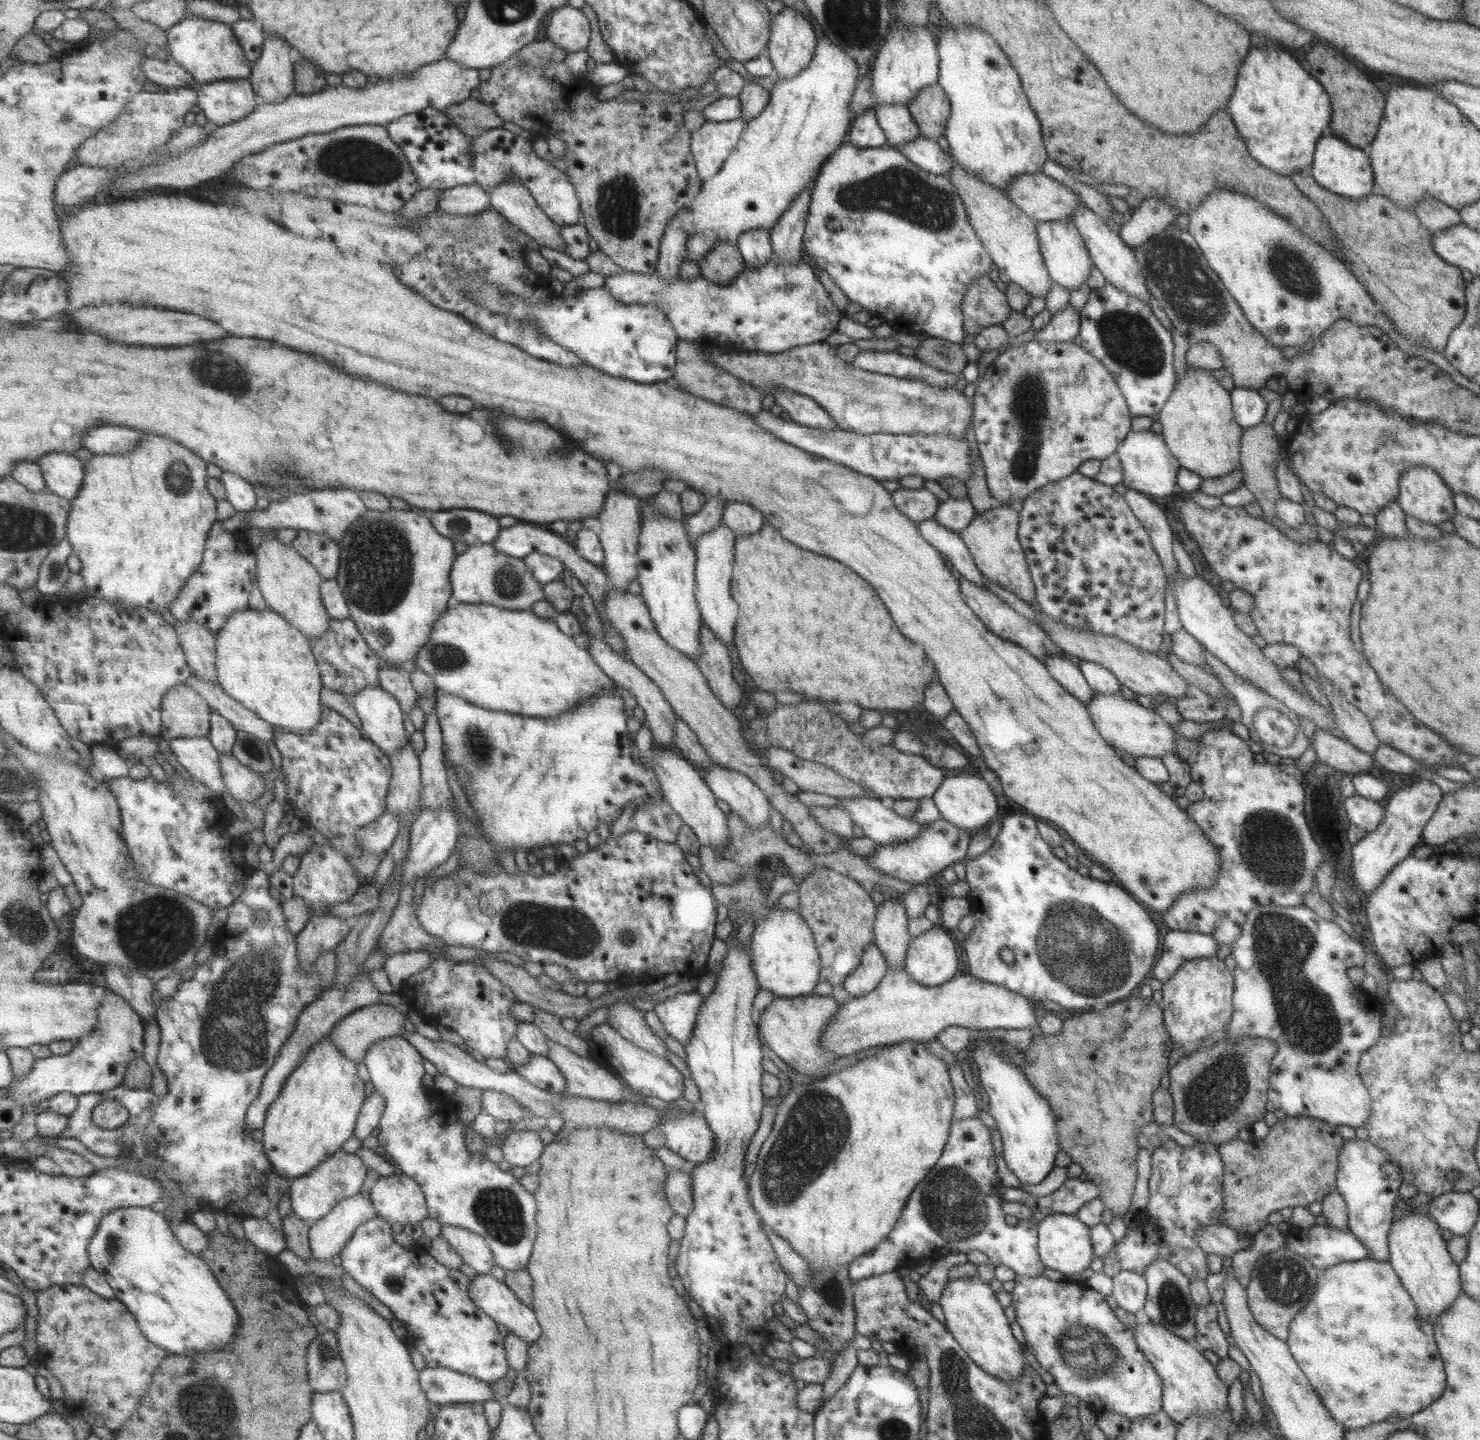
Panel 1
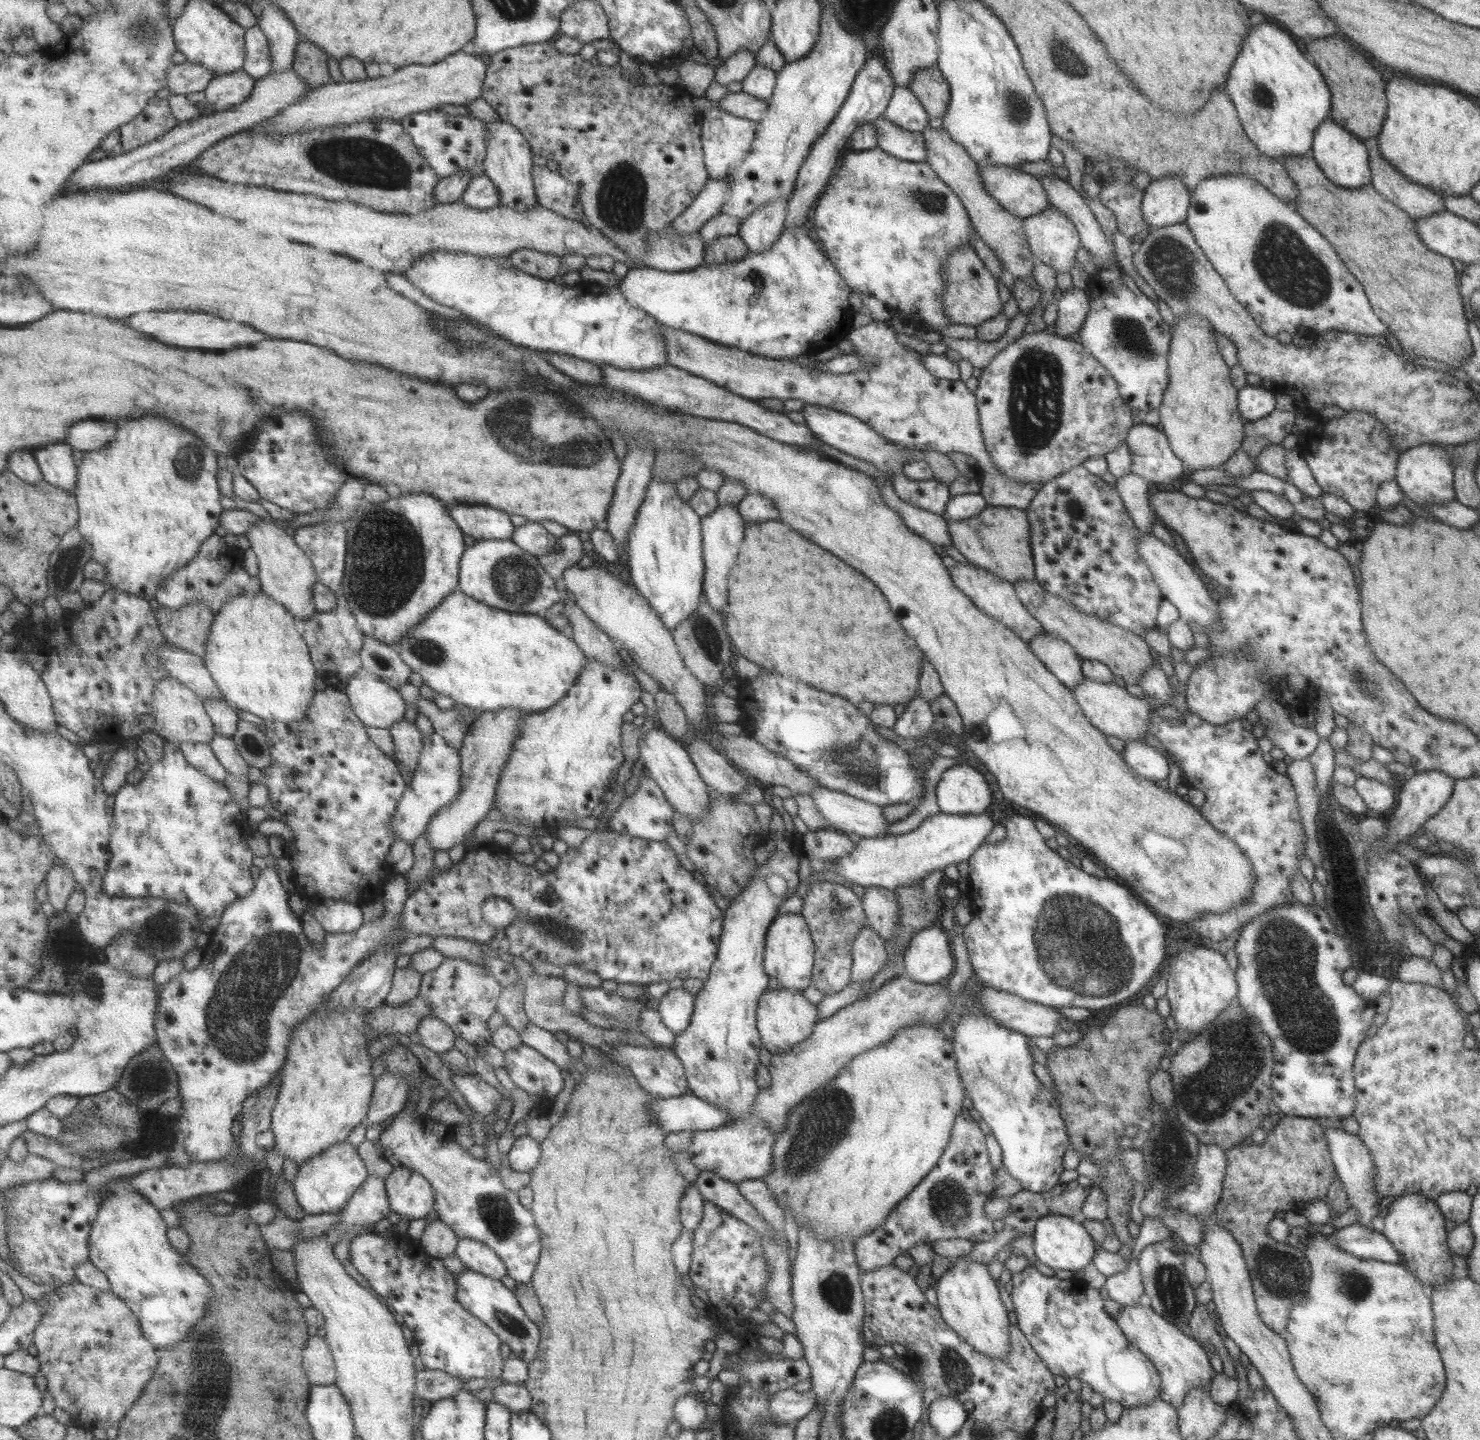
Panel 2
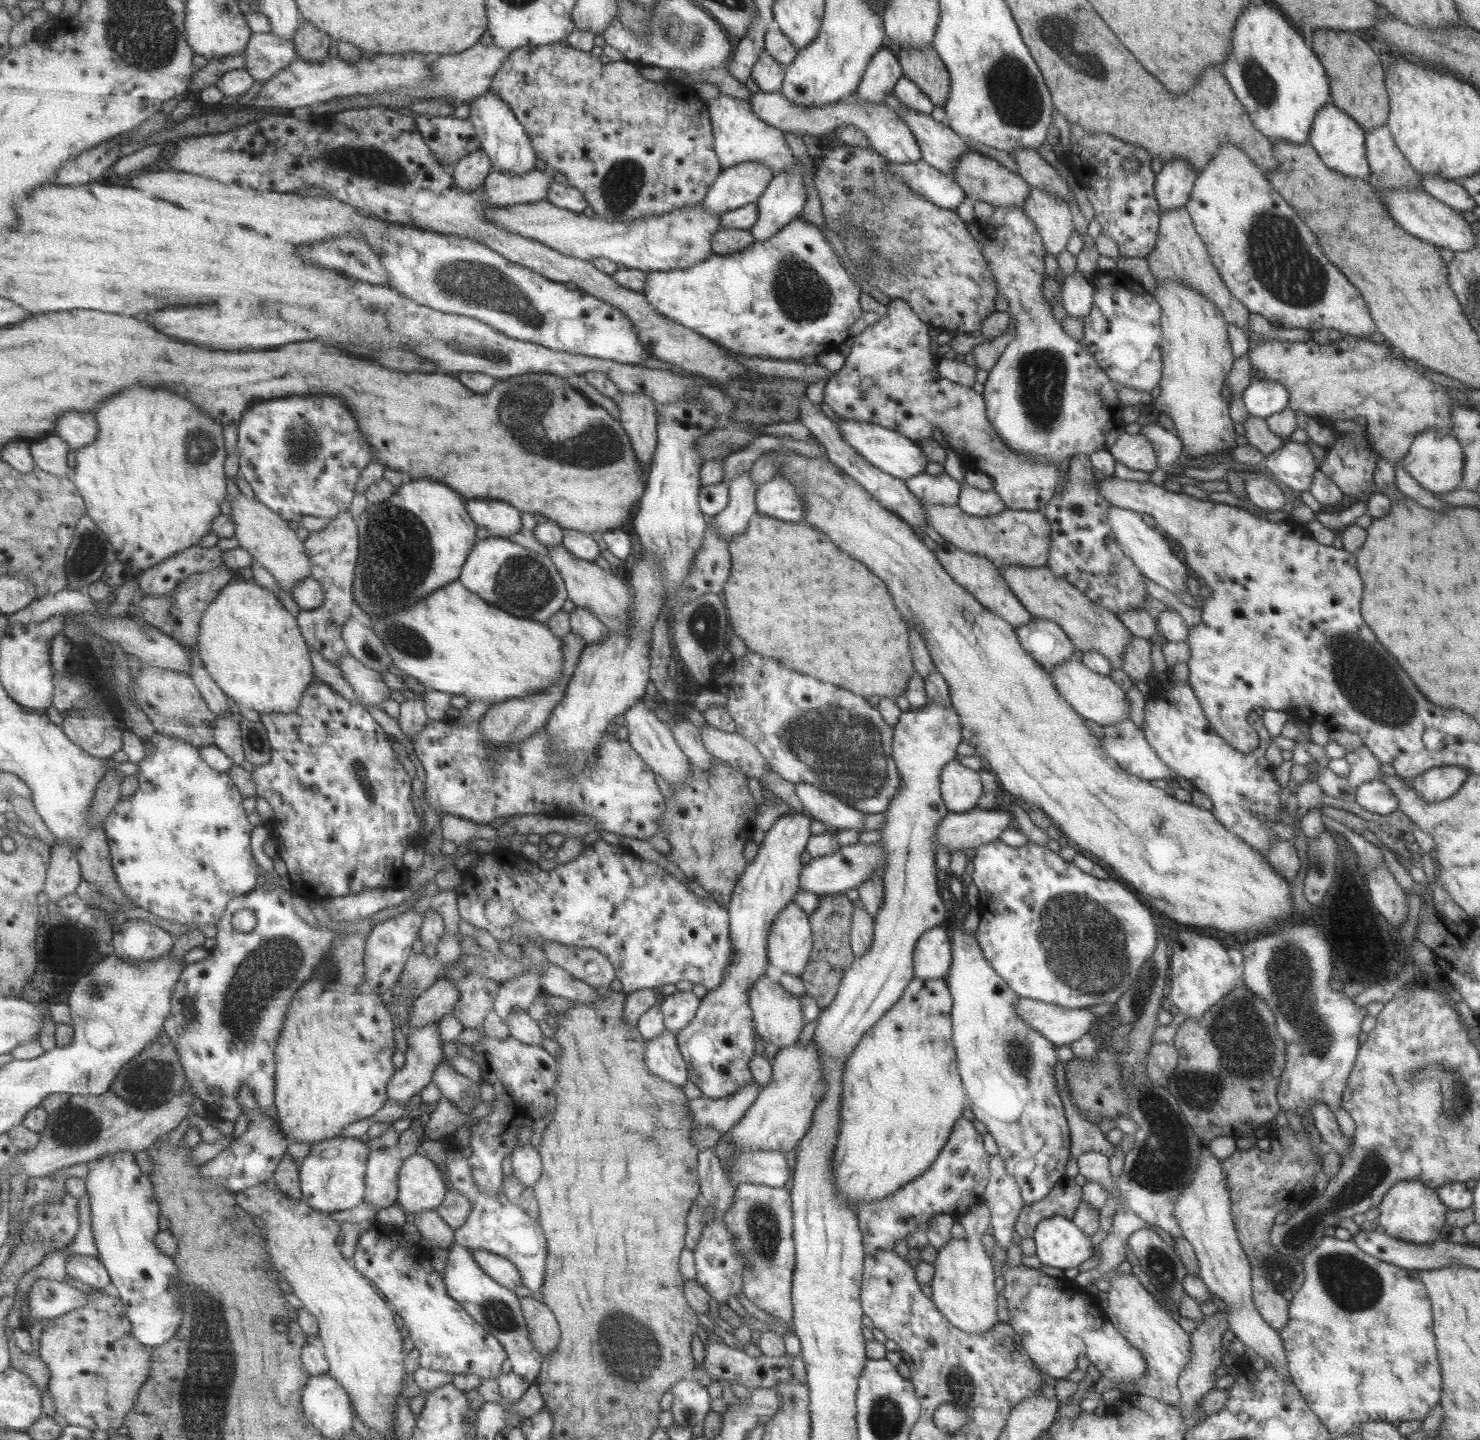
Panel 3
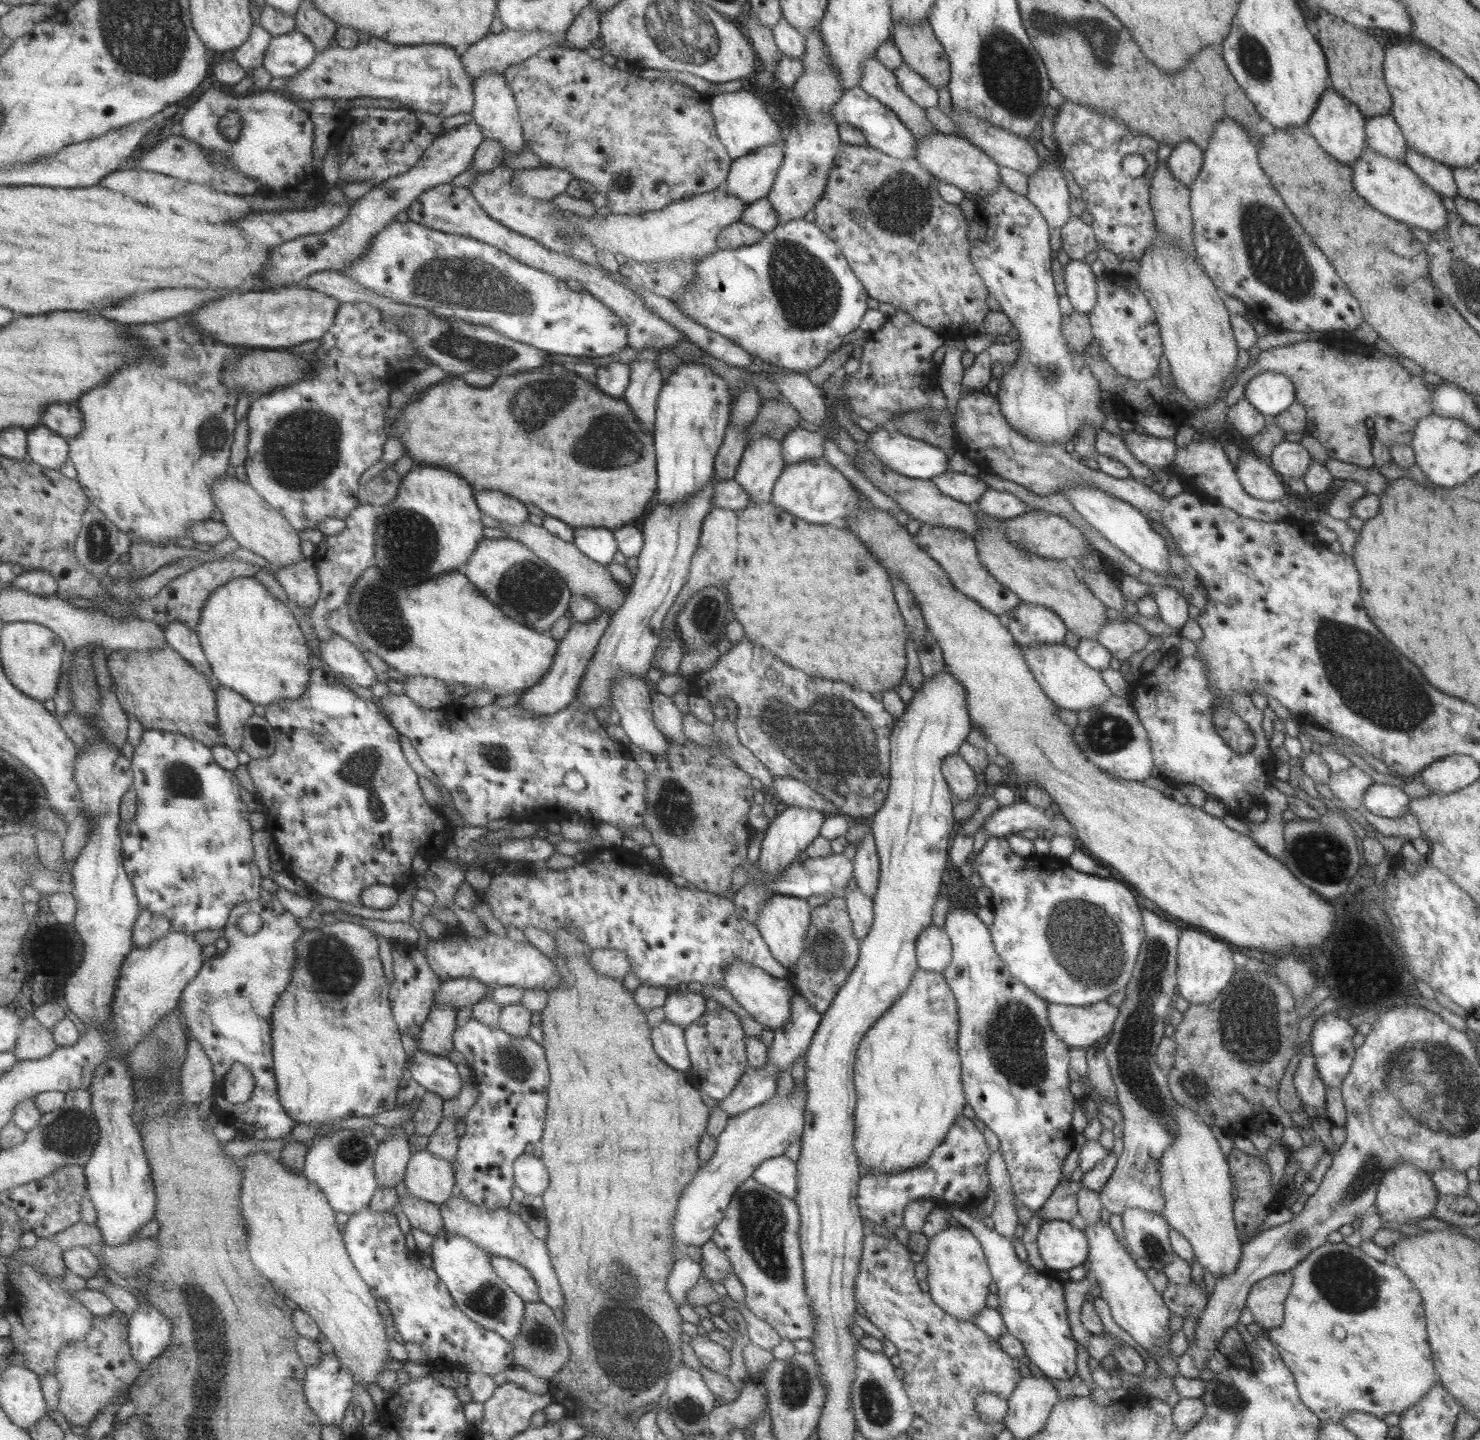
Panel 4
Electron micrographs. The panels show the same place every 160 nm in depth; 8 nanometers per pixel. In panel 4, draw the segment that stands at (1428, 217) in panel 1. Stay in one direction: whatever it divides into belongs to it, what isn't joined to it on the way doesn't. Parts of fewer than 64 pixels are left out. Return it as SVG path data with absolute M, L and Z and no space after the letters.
M1391 114L1367 118L1364 126L1365 146L1383 158L1404 162L1406 142Z

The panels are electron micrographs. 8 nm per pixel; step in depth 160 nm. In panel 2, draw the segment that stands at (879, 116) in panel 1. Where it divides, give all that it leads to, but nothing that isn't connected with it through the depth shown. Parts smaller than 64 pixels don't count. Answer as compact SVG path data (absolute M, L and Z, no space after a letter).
M895 86L882 112L885 120L909 132L919 132L928 126L929 117L907 86Z

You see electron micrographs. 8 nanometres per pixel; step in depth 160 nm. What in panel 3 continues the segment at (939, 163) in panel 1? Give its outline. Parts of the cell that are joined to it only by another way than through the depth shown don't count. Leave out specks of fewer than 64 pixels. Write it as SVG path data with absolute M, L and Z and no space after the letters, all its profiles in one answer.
M780 91L751 93L746 100L752 113L763 122L781 131L799 134L809 142L818 139L836 126L856 126L867 137L872 149L892 163L912 163L921 159L920 150L909 127L901 117L883 103L864 102L853 92L843 100L827 106L799 106L786 99Z

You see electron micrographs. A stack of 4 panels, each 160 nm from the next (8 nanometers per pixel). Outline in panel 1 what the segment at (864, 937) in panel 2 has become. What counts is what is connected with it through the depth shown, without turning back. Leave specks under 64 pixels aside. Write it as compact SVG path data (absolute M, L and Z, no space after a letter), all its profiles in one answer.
M872 940L866 944L857 967L845 977L841 985L850 997L865 996L877 986L887 970L885 958Z

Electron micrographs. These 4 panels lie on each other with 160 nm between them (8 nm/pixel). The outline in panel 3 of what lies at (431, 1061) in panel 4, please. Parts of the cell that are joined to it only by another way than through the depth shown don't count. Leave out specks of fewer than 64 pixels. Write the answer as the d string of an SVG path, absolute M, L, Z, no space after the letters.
M441 1064L434 1074L433 1083L441 1094L452 1100L464 1113L475 1110L481 1102L481 1083L474 1082L471 1078L459 1074L448 1065Z

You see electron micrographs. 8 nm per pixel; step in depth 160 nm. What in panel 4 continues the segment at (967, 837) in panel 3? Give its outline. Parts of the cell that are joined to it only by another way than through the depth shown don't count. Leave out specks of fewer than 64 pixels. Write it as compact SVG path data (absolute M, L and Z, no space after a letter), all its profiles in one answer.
M1019 801L1007 806L997 807L991 818L987 818L981 824L989 837L1008 837L1010 834L1019 833L1023 830L1035 832L1055 832L1057 825L1062 823L1061 819L1054 820L1052 813L1048 810L1037 810L1028 802Z

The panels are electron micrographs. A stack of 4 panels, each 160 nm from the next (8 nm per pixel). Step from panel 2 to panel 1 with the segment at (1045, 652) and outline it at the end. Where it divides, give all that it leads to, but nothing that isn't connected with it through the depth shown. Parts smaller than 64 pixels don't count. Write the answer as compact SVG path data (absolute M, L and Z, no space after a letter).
M1060 652L1055 656L1048 656L1043 664L1057 684L1086 706L1095 693L1088 686L1079 667L1065 659L1064 655L1065 653Z

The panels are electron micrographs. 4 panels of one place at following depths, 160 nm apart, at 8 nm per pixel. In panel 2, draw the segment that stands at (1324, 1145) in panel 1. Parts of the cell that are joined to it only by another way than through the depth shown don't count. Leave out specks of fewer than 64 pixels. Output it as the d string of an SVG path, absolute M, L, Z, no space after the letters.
M1280 1116L1273 1124L1261 1144L1241 1143L1233 1145L1224 1151L1226 1154L1225 1177L1222 1182L1222 1192L1217 1202L1213 1217L1225 1231L1229 1231L1241 1249L1245 1266L1249 1271L1252 1292L1259 1318L1273 1332L1282 1335L1293 1306L1297 1305L1308 1289L1310 1264L1304 1255L1304 1250L1289 1246L1287 1243L1273 1241L1267 1233L1267 1226L1275 1212L1292 1211L1297 1205L1311 1200L1325 1199L1331 1181L1334 1167L1328 1151L1323 1127L1314 1118Z

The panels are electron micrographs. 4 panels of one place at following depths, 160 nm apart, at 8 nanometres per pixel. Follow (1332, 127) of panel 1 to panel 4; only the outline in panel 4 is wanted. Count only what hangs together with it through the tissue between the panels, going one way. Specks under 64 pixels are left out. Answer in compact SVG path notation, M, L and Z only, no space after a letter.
M1321 12L1314 21L1318 30L1317 42L1326 60L1329 86L1340 94L1341 98L1354 104L1366 119L1387 115L1392 108L1392 98L1384 83L1384 51L1379 43L1363 29L1351 26L1332 14Z

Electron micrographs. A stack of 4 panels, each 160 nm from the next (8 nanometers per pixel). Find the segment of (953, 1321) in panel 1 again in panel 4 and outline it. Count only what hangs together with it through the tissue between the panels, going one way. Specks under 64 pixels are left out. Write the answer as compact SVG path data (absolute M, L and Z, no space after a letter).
M945 1227L928 1240L927 1250L923 1256L927 1265L928 1294L931 1301L953 1318L963 1322L974 1322L979 1311L985 1308L985 1299L989 1294L992 1276L986 1263L982 1248L965 1229Z

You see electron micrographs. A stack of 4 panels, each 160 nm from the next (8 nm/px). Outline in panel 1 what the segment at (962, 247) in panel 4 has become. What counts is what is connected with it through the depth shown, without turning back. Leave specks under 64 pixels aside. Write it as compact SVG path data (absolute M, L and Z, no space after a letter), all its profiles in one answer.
M988 276L970 282L962 300L964 335L975 337L986 326L1001 325L1010 308L1003 291Z

